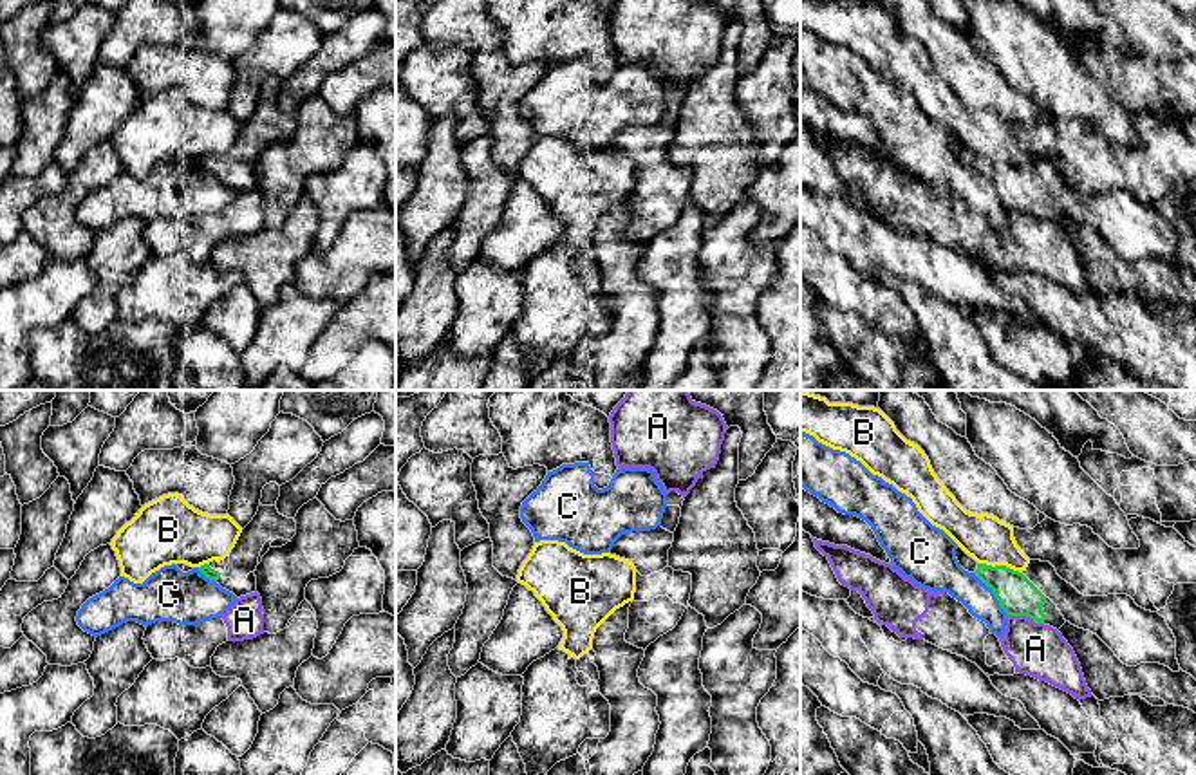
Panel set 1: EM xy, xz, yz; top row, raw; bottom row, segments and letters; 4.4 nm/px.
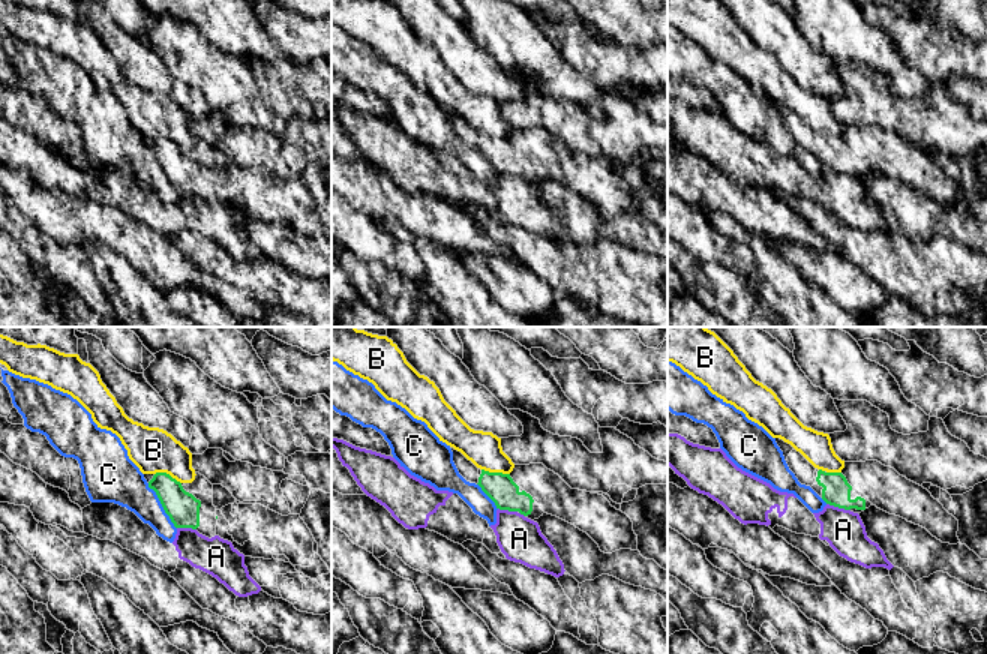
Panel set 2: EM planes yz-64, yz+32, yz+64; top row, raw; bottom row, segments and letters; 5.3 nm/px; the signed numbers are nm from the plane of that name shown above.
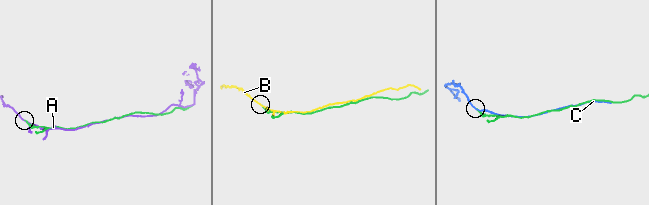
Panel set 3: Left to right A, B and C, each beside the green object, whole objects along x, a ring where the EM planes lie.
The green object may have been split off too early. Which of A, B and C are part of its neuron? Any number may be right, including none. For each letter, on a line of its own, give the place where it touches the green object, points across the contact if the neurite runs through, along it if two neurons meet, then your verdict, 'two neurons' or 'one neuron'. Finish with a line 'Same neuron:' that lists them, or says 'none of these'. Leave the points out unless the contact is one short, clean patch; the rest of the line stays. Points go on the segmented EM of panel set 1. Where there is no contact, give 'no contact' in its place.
A: meets green in yz at (1019, 615); two neurons
B: meets green in yz at (999, 566); two neurons
C: meets green in yz at (994, 593); two neurons
Same neuron: none of these

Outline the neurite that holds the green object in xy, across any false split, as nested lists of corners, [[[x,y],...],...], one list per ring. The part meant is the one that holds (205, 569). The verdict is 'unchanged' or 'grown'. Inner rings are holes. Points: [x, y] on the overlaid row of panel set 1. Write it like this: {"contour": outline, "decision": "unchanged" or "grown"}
{"contour": [[[258,506],[253,520],[242,529],[231,553],[199,567],[237,598],[257,593],[257,565],[271,547],[282,547],[296,535],[294,518],[278,513],[276,506]]], "decision": "grown"}

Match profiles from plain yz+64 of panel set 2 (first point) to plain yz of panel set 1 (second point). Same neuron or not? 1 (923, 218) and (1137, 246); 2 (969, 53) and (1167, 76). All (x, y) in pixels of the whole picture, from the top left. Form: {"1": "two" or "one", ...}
{"1": "two", "2": "one"}

